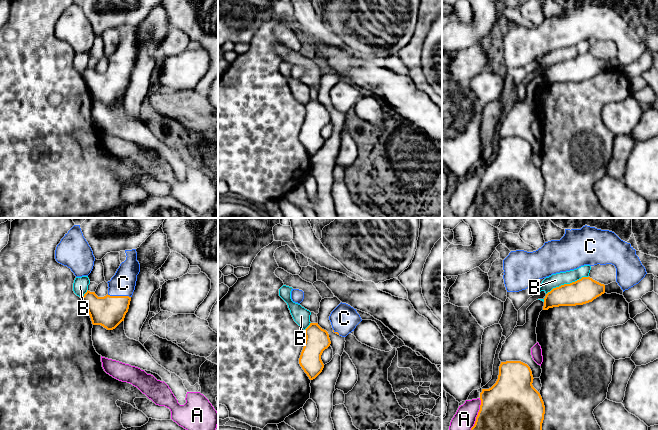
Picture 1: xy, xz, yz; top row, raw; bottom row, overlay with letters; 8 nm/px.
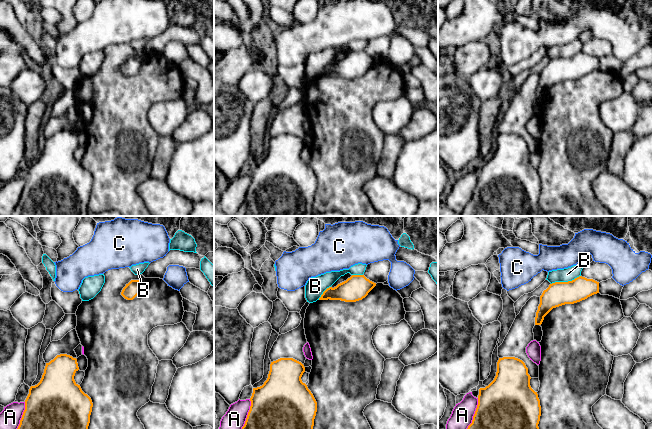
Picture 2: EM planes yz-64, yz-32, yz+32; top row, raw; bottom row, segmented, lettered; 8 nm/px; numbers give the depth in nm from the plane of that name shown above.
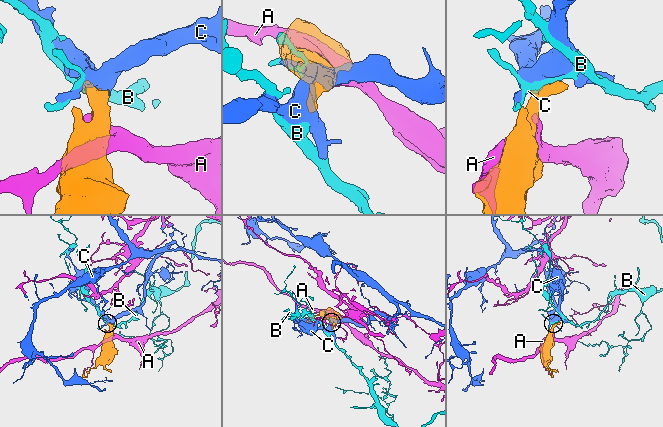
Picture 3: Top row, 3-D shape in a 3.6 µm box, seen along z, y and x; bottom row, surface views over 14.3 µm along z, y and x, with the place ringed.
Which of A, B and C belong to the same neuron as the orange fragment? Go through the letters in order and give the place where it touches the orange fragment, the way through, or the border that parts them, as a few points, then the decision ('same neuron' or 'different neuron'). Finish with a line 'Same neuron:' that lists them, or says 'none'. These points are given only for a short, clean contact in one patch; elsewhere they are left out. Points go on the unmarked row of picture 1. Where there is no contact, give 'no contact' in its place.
A: yz (476, 196) | different neuron
B: yz (566, 60) | along yz (587, 52), (582, 52), (569, 59), (553, 63), (546, 70) | different neuron
C: xy (119, 72) | across xy (109, 87), (115, 81), (119, 72), (123, 59) | same neuron
Same neuron: C

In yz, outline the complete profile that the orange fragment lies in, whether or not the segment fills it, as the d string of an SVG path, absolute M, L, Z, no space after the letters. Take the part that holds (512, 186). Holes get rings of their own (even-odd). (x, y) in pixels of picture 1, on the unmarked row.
M521 137L501 138L496 159L480 169L480 186L463 218L542 218L545 182L533 163L530 143Z

